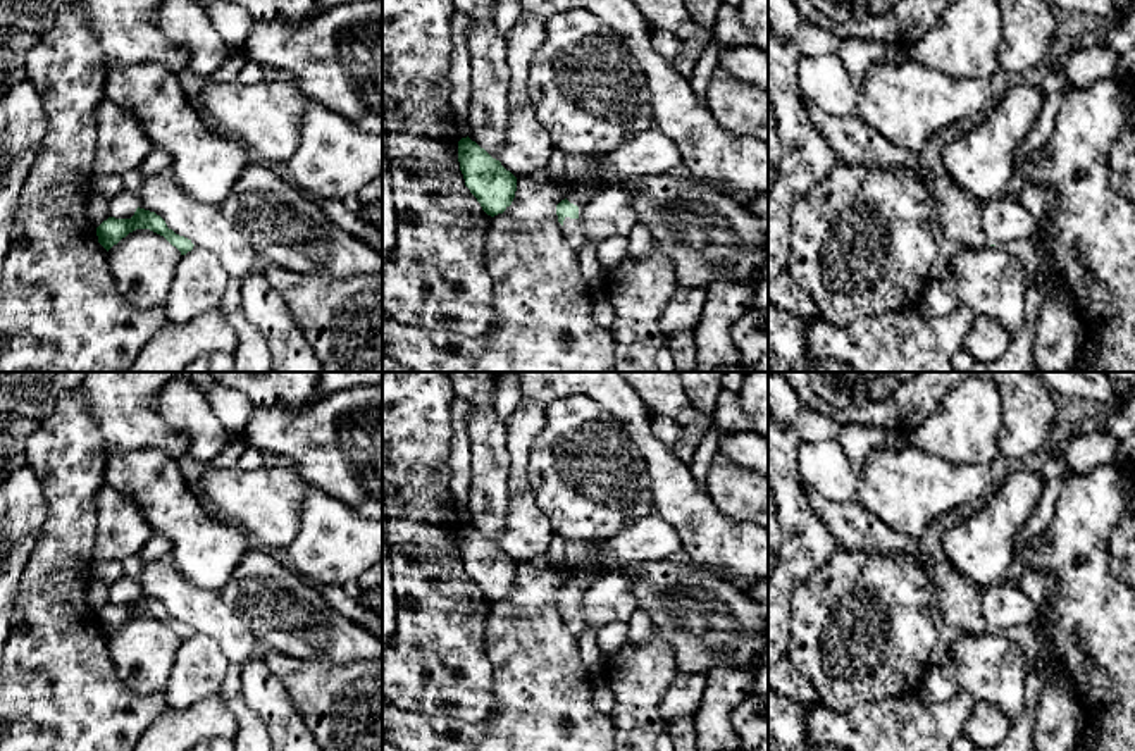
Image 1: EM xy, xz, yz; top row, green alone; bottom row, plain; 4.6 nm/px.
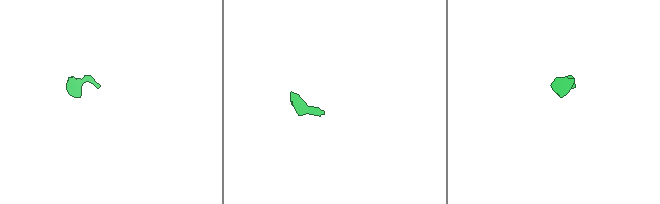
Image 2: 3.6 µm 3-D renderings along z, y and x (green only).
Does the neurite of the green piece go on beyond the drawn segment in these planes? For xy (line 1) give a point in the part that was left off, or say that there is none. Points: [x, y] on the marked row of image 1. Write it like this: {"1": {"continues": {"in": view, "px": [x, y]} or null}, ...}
{"1": {"continues": null}}

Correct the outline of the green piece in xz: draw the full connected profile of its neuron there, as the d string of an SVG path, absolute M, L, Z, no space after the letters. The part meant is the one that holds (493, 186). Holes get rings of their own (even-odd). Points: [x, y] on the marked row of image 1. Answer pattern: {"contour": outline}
{"contour": "M468 136L458 141L458 162L465 186L487 215L503 214L512 205L517 177Z"}

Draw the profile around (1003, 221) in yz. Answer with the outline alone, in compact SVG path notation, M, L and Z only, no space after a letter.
M1009 196L983 202L980 207L980 224L989 245L995 246L1032 238L1035 229L1030 212Z

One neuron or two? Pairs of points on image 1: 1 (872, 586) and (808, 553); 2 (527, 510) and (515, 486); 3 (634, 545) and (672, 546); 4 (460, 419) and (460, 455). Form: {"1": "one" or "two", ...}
{"1": "two", "2": "one", "3": "one", "4": "one"}

